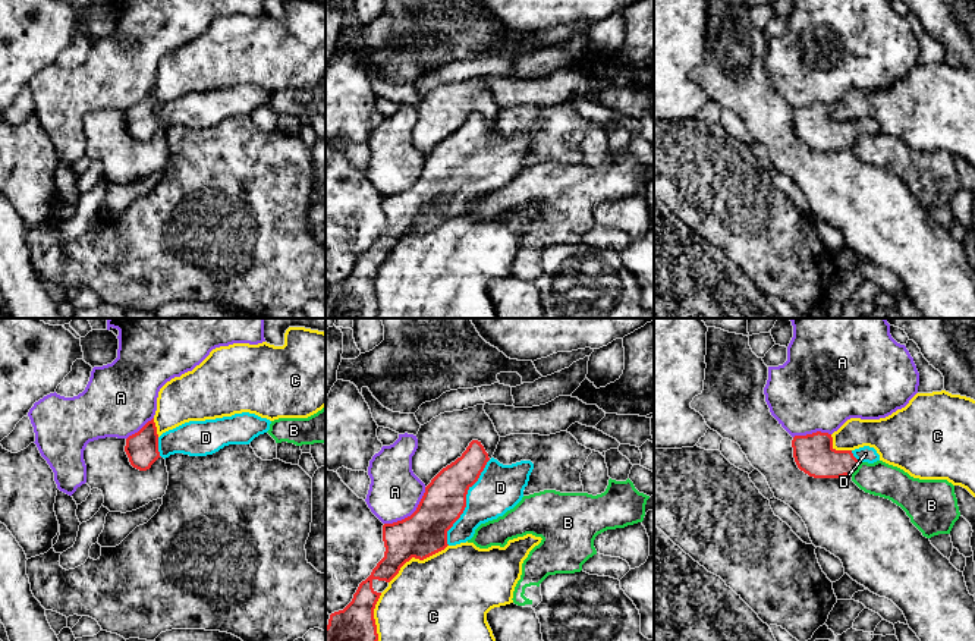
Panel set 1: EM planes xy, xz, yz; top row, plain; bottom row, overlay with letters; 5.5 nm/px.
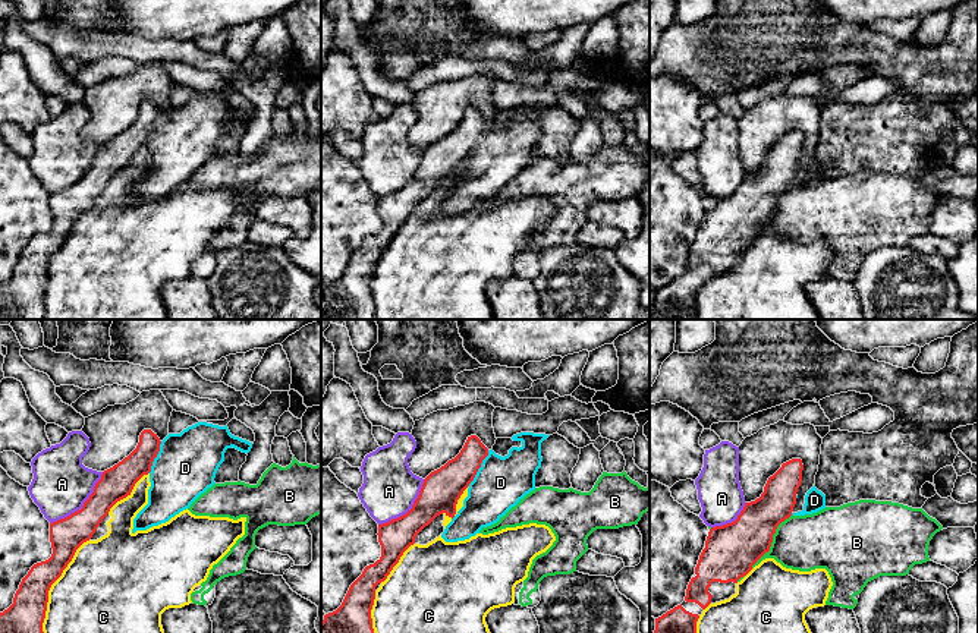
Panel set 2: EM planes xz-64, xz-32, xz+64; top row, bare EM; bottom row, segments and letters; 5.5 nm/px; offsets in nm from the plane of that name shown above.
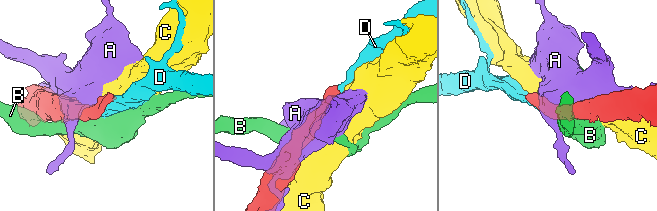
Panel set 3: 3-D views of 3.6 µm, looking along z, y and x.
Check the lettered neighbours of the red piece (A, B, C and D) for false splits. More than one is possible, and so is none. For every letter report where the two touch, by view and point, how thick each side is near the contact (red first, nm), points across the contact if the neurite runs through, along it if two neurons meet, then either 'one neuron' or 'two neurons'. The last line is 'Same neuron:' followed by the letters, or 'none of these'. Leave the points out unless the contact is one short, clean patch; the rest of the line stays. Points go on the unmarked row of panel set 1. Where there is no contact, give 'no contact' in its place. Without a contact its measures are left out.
A: meets red in xz at (412, 185); 260 nm thick on the red side, 280 nm on the other; two neurons
B: meets red in yz at (855, 141); 220 nm thick on the red side, 190 nm on the other; two neurons
C: meets red in xz at (417, 229); 260 nm thick on the red side, 460 nm on the other; two neurons
D: meets red in xz at (465, 173); 240 nm thick on the red side, 260 nm on the other; one neuron
Same neuron: D

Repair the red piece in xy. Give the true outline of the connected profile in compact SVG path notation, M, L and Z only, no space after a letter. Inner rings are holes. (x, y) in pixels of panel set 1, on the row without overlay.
M242 84L205 92L189 92L157 106L154 89L126 110L125 123L133 139L147 142L158 129L174 125L207 128L229 116L249 116L270 101L271 92Z

